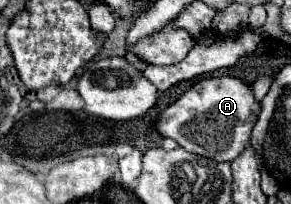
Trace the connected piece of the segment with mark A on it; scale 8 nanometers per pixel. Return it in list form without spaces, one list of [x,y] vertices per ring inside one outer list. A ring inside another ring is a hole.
[[[208,77],[208,79],[200,79],[196,85],[192,85],[178,101],[174,101],[168,109],[164,109],[158,119],[156,119],[156,131],[162,137],[174,139],[182,149],[214,159],[218,163],[224,161],[234,161],[248,145],[250,141],[250,133],[252,127],[258,121],[258,113],[260,113],[260,103],[254,99],[254,93],[248,85],[244,85],[240,79],[236,77]]]

